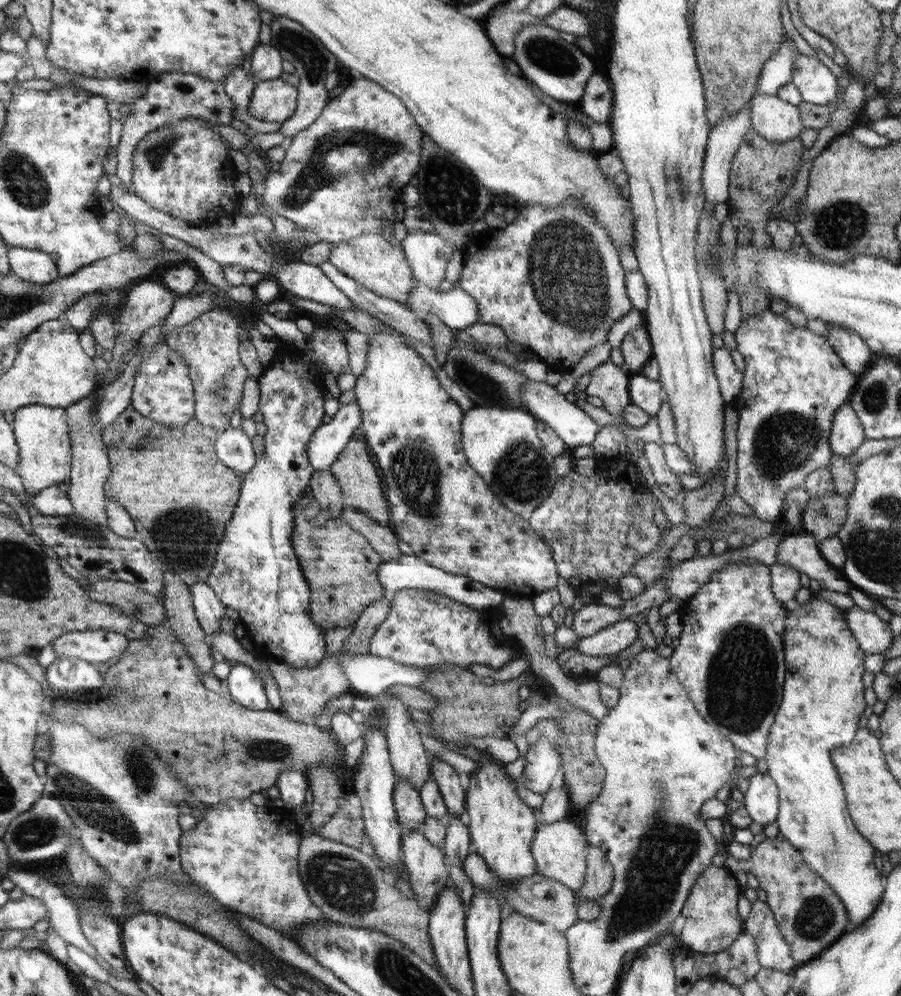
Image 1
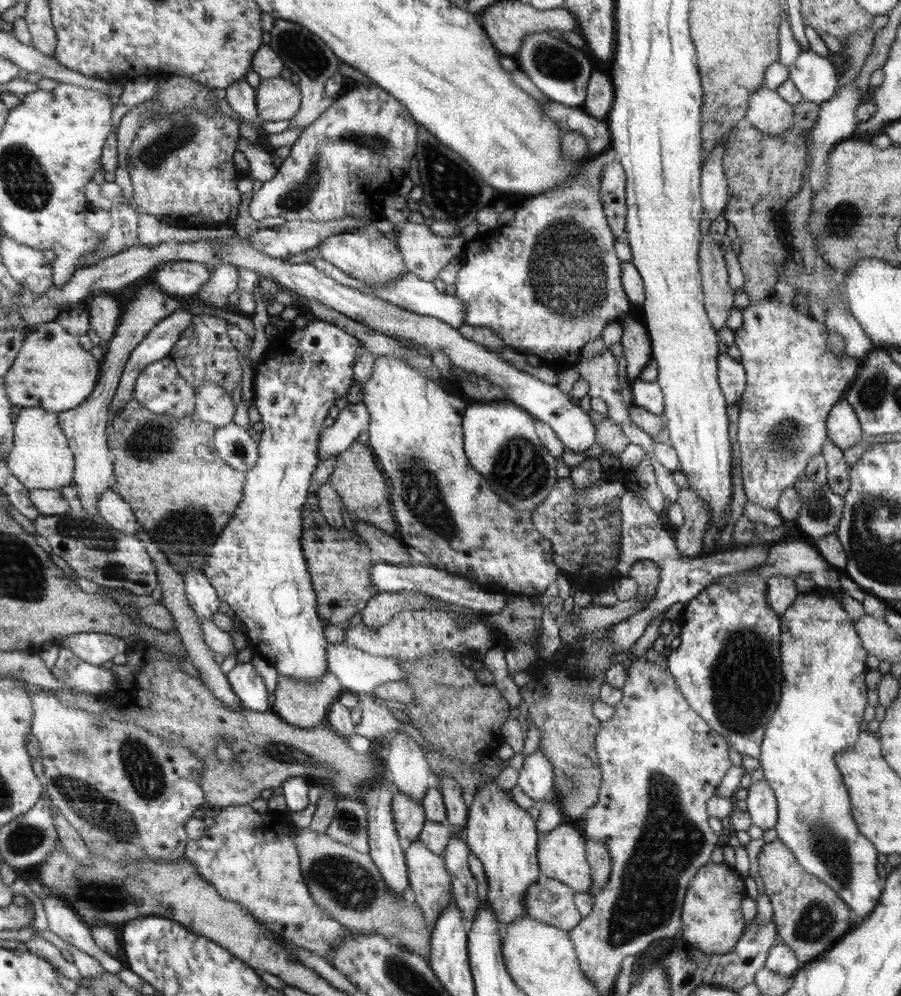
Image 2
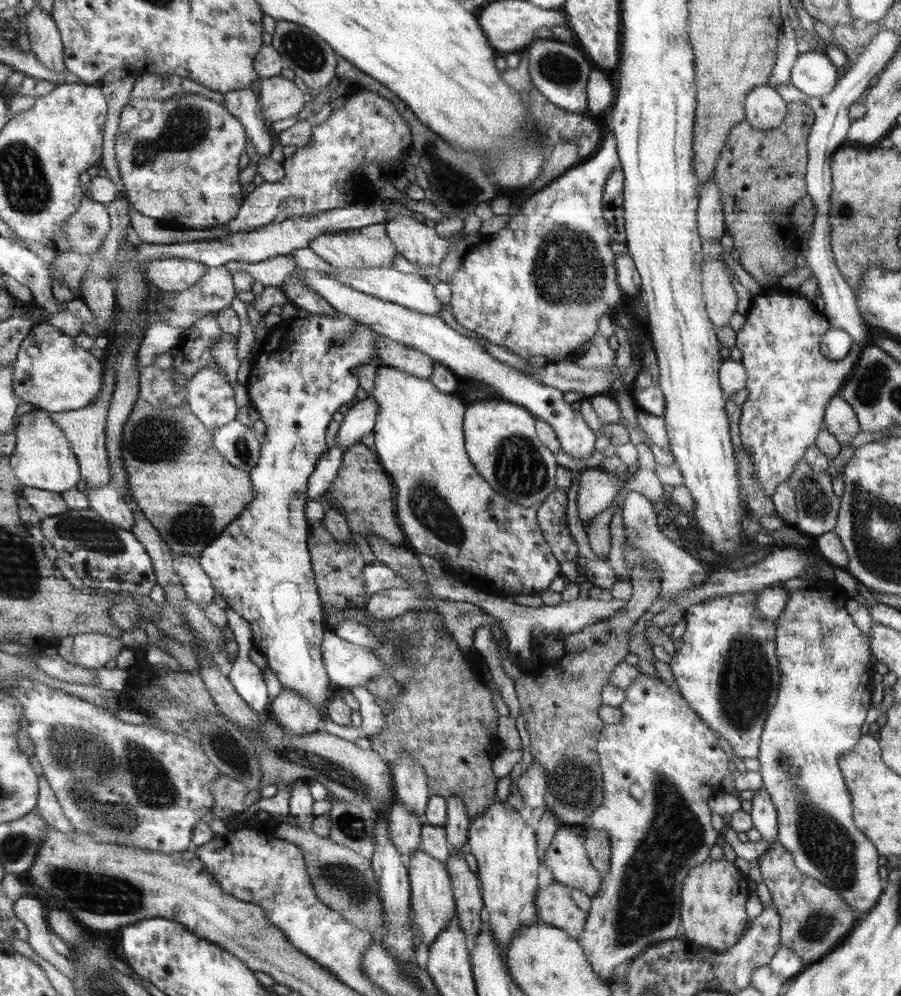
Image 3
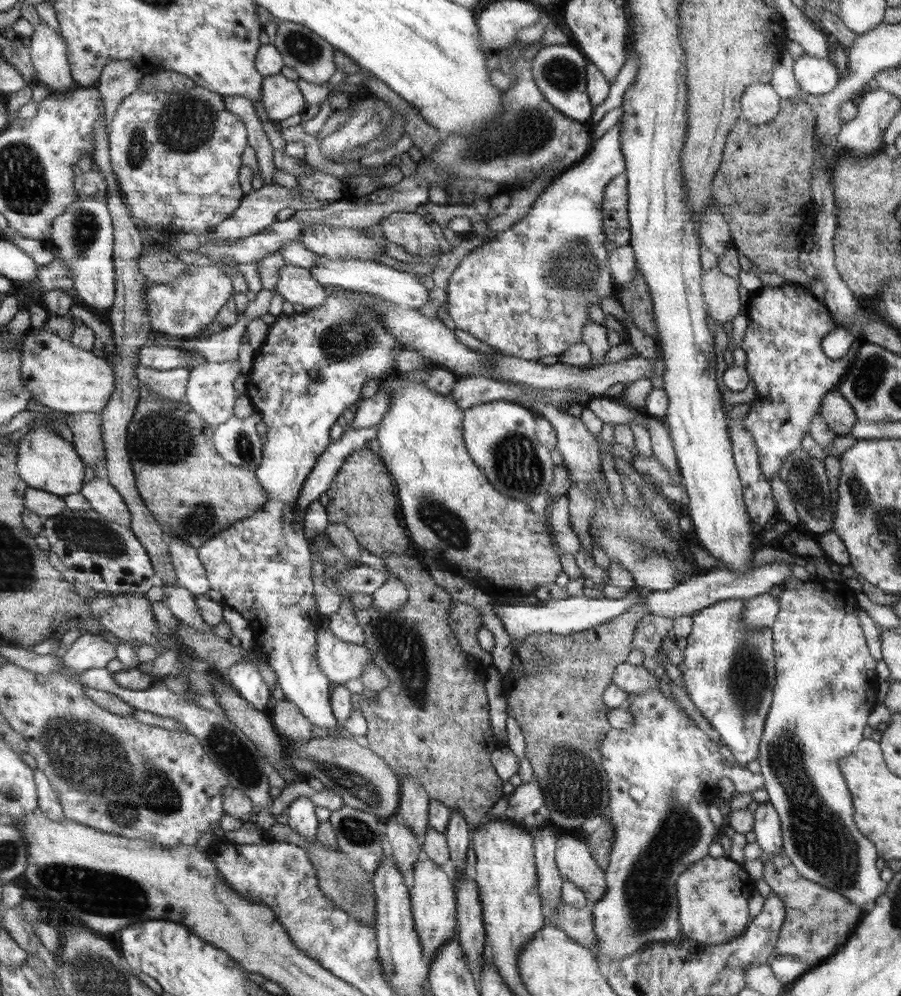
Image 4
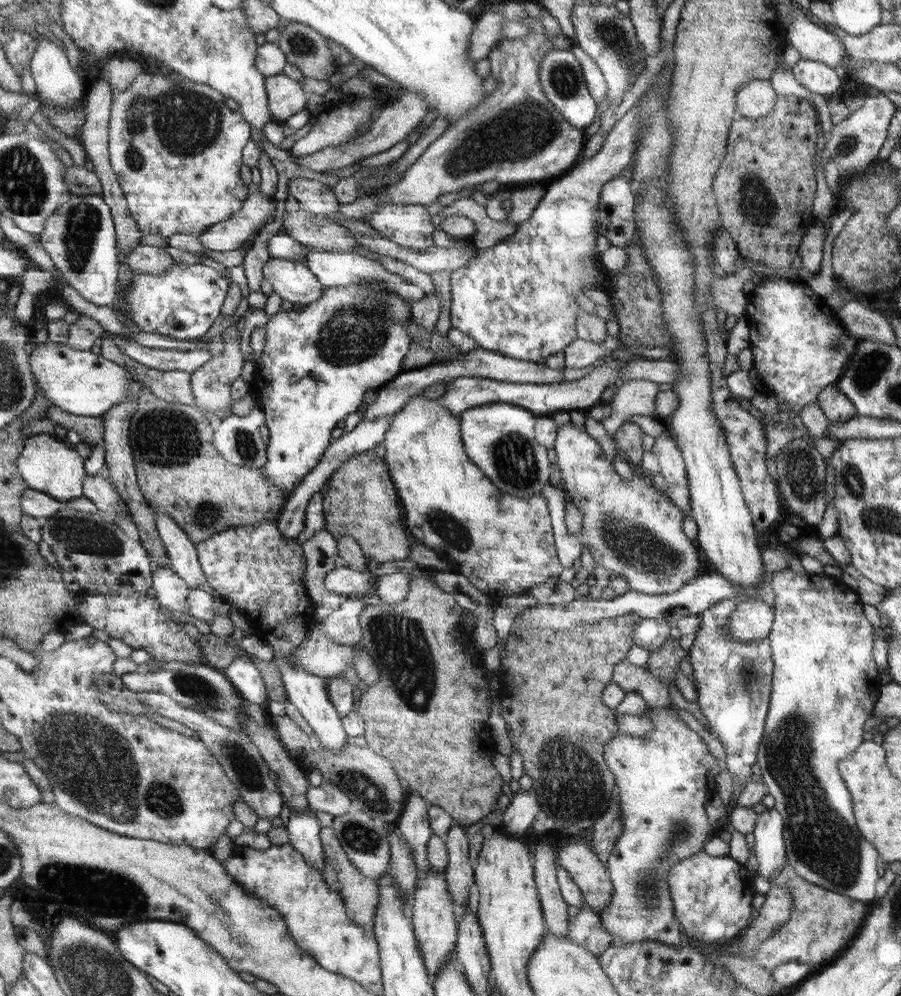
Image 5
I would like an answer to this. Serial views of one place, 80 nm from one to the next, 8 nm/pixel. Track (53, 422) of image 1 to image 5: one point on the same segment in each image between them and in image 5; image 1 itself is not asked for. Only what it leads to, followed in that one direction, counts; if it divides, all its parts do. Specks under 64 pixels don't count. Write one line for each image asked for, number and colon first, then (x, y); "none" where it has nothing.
2: (41, 458)
3: (43, 458)
4: (46, 461)
5: (50, 464)

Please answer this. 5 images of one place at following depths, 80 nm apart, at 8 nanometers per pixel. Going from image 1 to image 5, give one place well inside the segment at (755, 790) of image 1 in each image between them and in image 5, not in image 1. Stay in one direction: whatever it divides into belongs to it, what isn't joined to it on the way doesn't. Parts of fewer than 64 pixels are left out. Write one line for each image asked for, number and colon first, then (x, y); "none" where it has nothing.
2: (762, 804)
3: (763, 813)
4: (767, 827)
5: (769, 846)

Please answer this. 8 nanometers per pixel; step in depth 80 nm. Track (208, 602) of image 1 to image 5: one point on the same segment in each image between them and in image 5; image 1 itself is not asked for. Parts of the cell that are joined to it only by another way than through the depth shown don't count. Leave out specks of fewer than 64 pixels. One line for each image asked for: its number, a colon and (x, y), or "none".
2: (202, 596)
3: (197, 584)
4: (190, 572)
5: (182, 554)

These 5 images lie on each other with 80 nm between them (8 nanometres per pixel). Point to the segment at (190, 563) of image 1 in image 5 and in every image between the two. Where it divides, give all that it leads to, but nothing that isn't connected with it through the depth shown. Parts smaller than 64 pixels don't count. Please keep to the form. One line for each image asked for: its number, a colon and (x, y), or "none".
2: (167, 469)
3: (181, 483)
4: (193, 493)
5: (179, 471)

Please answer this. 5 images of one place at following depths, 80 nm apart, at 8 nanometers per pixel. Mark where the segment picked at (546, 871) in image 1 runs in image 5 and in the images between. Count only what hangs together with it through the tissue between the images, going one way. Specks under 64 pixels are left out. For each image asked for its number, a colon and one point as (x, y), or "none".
2: (562, 857)
3: (566, 859)
4: (576, 865)
5: (592, 877)

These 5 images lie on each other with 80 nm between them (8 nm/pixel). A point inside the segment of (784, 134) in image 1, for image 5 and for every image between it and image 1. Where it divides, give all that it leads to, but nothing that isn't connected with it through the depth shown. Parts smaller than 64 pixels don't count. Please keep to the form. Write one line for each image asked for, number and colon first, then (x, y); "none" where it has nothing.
2: (772, 116)
3: (765, 109)
4: (760, 103)
5: (756, 99)

